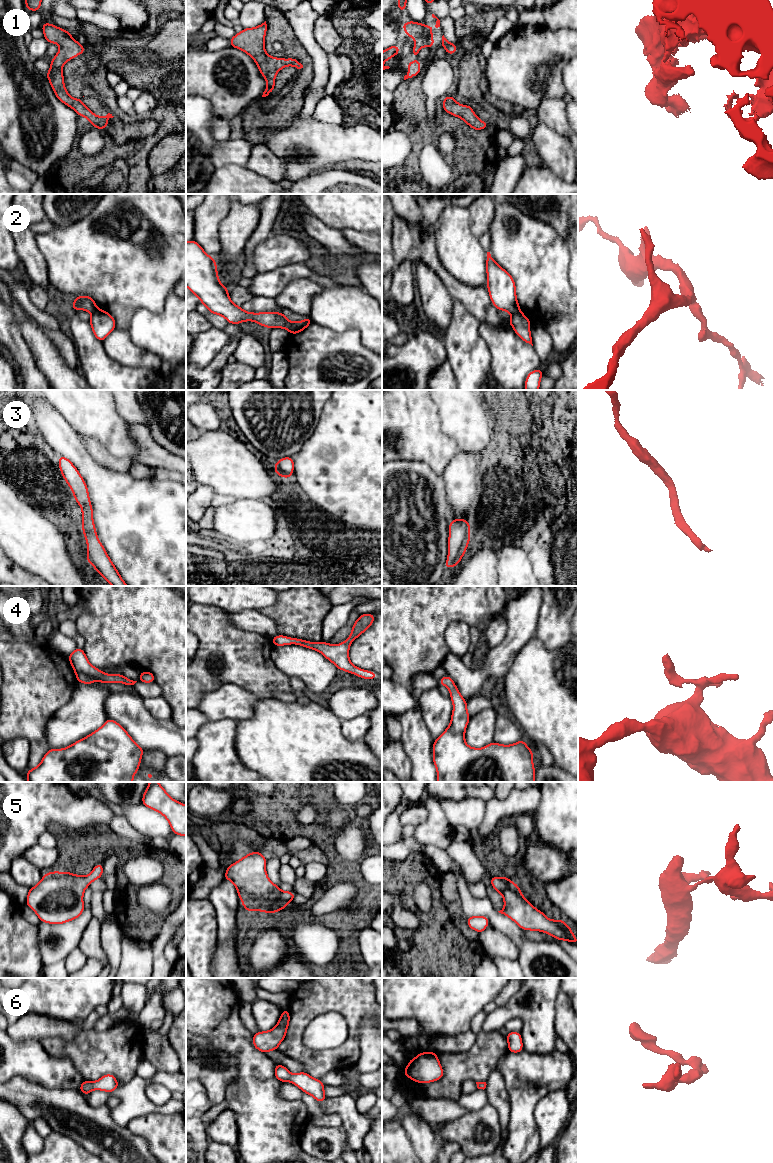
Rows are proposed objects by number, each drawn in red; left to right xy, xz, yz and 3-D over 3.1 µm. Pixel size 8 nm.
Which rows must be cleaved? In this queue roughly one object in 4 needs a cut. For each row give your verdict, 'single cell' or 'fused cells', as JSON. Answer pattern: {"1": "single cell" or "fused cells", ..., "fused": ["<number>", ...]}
{"1": "single cell", "2": "fused cells", "3": "single cell", "4": "single cell", "5": "single cell", "6": "single cell", "fused": ["2"]}

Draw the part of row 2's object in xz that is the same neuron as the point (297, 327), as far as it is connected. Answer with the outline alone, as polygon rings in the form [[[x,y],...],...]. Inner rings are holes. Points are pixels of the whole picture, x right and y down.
[[[306,318],[302,321],[293,322],[291,328],[289,329],[290,334],[297,334],[302,332],[306,327],[308,327],[310,324],[312,324],[313,321],[311,318]]]

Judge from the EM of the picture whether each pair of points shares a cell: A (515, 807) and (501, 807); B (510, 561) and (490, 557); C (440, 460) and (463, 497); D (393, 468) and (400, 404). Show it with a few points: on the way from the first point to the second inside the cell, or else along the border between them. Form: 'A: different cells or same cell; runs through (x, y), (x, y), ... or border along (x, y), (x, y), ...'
A: same cell; runs through (512, 807), (504, 807)
B: different cells; border along (497, 554), (497, 573), (499, 575)
C: different cells; border along (458, 451), (448, 463), (442, 475)
D: different cells; border along (392, 460), (418, 461)

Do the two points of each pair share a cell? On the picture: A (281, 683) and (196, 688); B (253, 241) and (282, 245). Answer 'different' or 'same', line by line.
A: same
B: different

